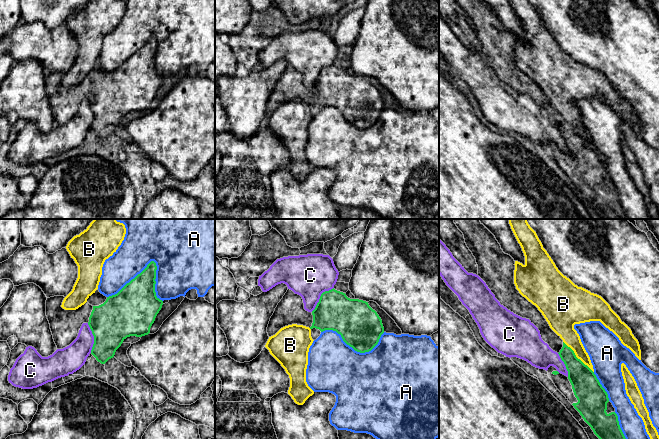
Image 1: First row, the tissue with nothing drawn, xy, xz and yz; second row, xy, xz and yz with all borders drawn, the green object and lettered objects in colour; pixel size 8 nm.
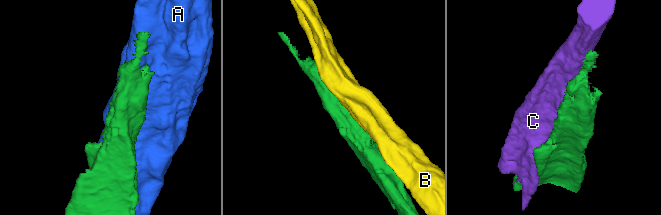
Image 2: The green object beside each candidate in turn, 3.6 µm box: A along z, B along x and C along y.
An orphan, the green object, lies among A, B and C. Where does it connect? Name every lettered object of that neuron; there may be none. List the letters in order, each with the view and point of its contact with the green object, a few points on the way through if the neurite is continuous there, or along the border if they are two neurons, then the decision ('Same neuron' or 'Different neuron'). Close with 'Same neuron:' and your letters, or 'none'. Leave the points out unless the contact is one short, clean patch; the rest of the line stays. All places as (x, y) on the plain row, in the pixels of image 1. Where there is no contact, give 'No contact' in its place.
A: Touches green at xy (132, 55). Different neuron
B: Touches green at yz (576, 133). Different neuron
C: Touches green at xz (320, 73). Different neuron
Same neuron: none

